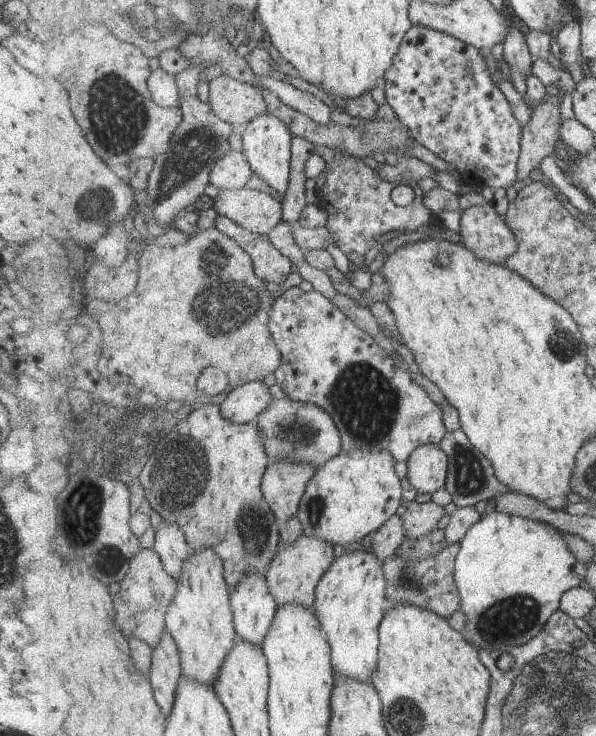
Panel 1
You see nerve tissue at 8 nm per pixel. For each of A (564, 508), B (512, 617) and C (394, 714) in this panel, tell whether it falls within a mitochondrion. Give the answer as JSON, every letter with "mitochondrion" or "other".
{"A":"other","B":"mitochondrion","C":"mitochondrion"}

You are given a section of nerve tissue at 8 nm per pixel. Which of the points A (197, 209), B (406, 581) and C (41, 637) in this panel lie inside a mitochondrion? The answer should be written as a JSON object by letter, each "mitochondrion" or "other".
{"A":"other","B":"mitochondrion","C":"other"}

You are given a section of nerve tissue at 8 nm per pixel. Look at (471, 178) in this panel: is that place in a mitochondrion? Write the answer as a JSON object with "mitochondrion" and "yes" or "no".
{"mitochondrion":"no"}

